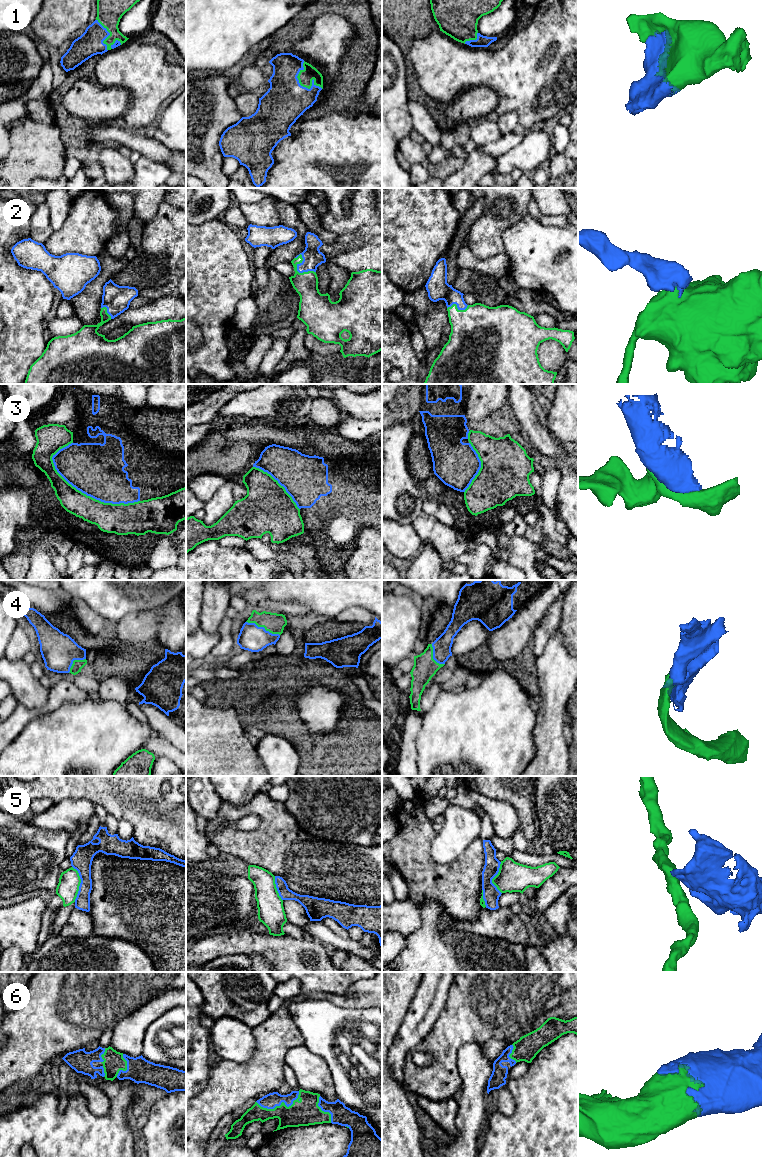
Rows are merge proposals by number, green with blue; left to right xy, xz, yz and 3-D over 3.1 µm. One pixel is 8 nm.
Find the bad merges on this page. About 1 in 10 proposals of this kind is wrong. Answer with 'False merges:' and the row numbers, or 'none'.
False merges: 3, 5

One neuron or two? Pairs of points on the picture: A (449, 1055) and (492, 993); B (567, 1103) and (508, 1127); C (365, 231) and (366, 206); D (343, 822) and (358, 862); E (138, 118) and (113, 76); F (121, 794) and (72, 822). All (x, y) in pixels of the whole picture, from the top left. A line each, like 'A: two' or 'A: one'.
A: one
B: one
C: two
D: two
E: one
F: two

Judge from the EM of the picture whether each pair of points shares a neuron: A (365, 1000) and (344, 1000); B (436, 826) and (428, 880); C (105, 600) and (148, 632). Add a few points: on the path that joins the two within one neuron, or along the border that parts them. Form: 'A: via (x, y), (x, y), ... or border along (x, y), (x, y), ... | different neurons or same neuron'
A: via (360, 1000), (349, 1000) | same neuron
B: via (423, 839), (423, 867) | same neuron
C: border along (148, 609), (128, 612), (113, 624) | different neurons

